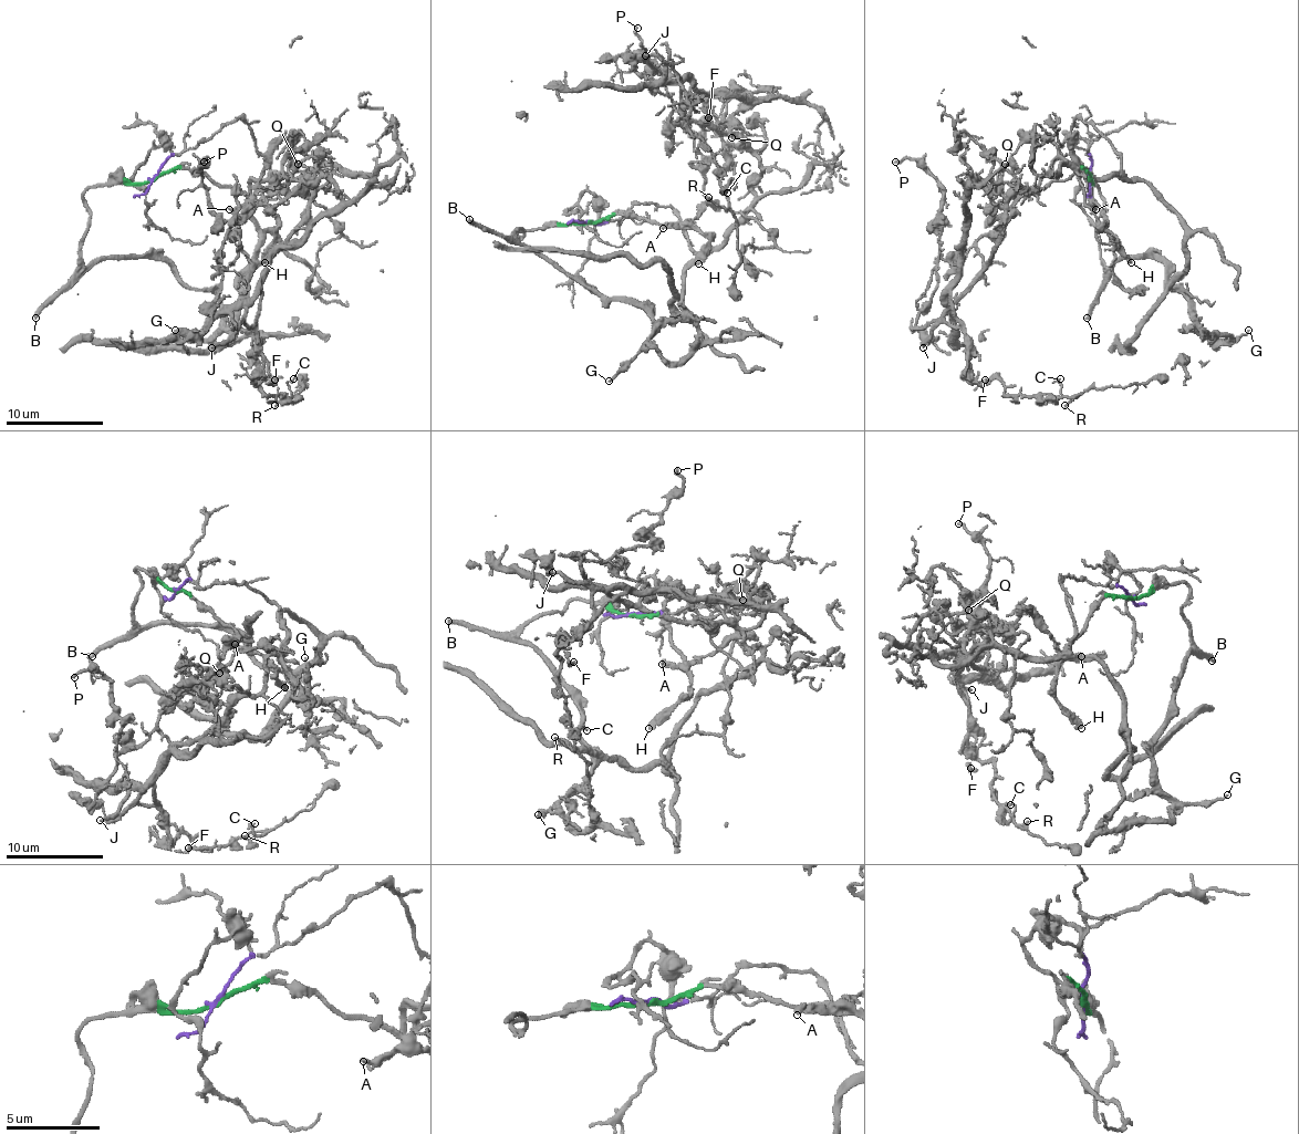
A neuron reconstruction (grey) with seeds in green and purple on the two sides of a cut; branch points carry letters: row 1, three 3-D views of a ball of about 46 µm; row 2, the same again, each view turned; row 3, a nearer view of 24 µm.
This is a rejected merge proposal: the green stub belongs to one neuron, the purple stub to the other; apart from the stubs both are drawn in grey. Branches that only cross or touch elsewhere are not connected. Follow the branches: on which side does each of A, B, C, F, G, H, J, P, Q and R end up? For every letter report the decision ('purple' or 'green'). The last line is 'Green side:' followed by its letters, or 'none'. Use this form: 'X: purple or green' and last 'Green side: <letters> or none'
A: green
B: green
C: purple
F: purple
G: green
H: green
J: purple
P: purple
Q: purple
R: purple
Green side: A, B, G, H

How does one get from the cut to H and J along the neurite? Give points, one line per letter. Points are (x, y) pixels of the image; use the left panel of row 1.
H: (153, 178), (177, 168), (197, 168), (221, 186), (234, 186), (262, 203), (277, 221), (277, 237), (265, 263)
J: (153, 178), (236, 120), (269, 168), (291, 178), (318, 158), (328, 178), (248, 282), (246, 321), (211, 347)

